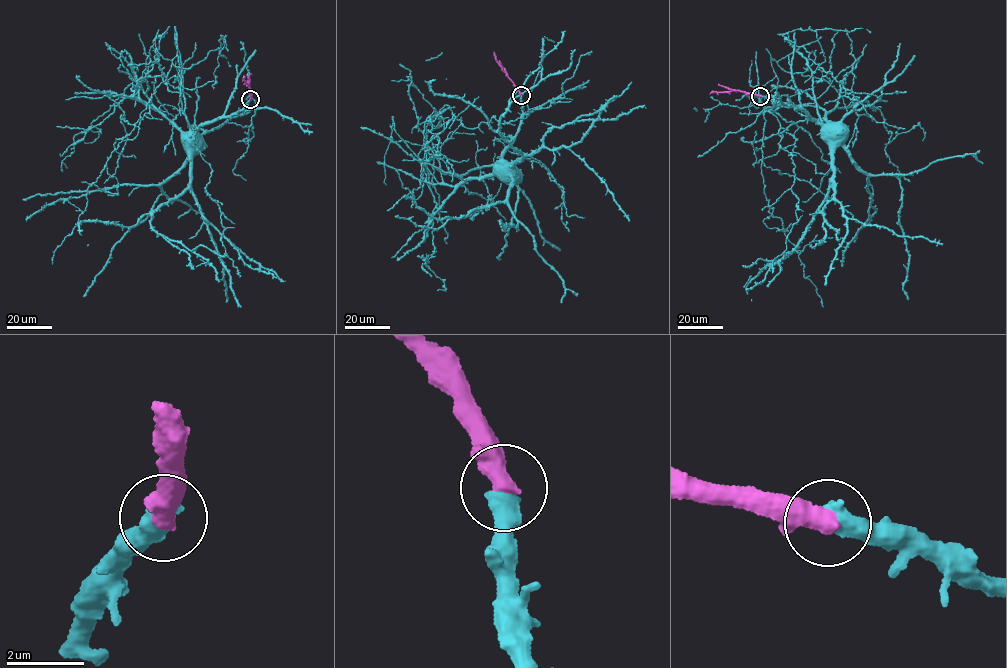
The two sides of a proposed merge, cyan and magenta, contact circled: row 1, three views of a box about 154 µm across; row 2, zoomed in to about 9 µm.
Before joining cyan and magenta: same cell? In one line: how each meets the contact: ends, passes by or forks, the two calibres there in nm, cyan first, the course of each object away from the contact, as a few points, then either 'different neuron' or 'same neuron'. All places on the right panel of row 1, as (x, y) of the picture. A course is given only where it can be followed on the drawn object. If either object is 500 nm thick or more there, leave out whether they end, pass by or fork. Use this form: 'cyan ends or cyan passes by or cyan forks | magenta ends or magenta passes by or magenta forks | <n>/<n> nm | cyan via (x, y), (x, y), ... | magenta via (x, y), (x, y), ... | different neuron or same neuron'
550/550 nm | cyan via (761, 96), (805, 110), (827, 130), (834, 132) | magenta via (760, 96), (738, 90), (709, 94) | same neuron

